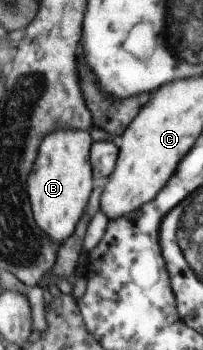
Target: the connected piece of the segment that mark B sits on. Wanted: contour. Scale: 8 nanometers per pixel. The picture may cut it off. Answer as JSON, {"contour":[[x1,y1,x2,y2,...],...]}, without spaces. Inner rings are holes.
{"contour":[[54,130,41,141,28,176,27,192,36,224,58,246,75,230,88,206,94,181,90,161,91,145,89,130]]}

